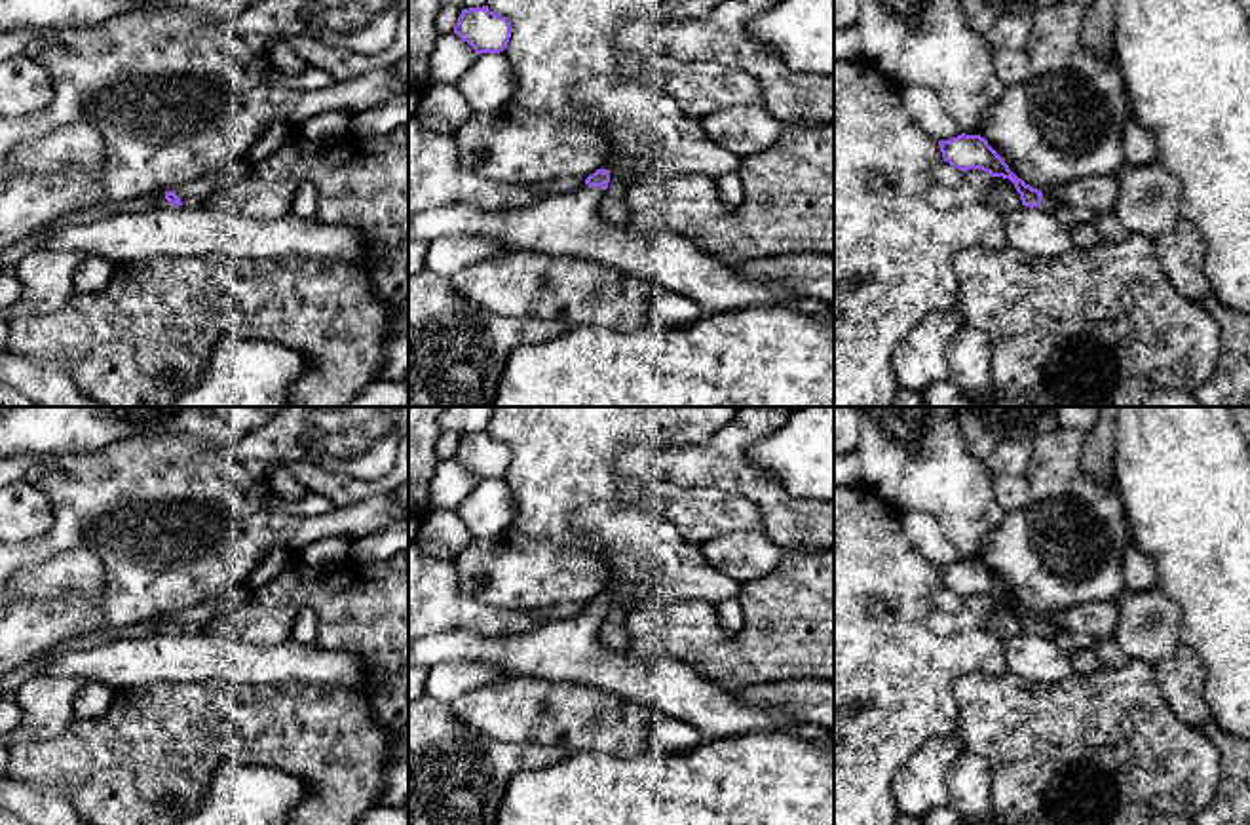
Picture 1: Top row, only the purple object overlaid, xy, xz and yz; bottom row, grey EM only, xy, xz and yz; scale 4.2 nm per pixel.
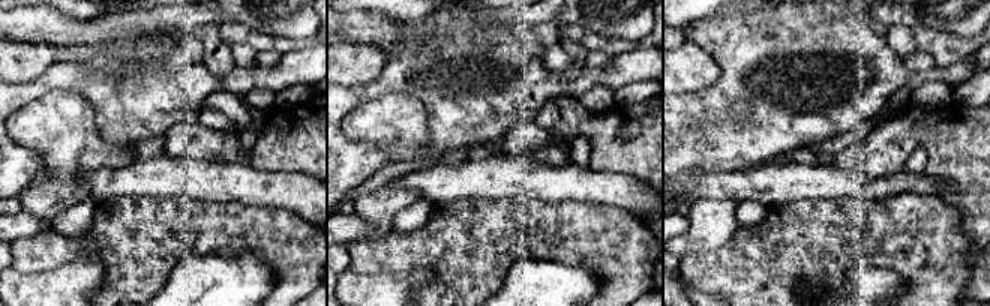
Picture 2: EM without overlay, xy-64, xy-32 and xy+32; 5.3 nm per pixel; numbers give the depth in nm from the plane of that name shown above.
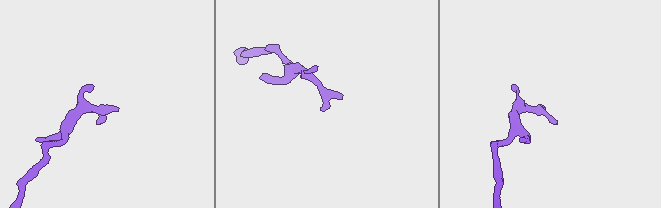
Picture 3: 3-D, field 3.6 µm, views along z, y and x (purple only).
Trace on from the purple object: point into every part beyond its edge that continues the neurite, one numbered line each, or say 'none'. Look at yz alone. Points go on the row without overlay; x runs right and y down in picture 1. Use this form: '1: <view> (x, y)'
1: yz (1098, 620)

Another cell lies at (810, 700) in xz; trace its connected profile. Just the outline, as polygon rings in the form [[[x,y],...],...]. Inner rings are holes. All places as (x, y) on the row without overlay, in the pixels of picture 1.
[[[785,679],[758,682],[737,690],[752,703],[775,707],[779,720],[775,728],[790,730],[792,720],[819,722],[834,732],[834,684],[817,679]]]

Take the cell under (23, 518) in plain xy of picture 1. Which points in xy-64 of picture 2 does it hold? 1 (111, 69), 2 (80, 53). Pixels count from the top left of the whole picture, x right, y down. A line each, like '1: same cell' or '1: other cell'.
1: other cell
2: same cell

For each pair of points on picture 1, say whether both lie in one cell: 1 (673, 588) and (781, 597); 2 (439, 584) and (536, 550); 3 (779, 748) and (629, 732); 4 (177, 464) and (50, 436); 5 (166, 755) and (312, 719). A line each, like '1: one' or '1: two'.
1: two
2: two
3: two
4: two
5: one

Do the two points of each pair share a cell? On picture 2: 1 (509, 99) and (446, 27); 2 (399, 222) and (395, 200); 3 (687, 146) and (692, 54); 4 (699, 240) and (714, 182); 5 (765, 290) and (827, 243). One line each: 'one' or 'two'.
1: one
2: two
3: two
4: two
5: one

